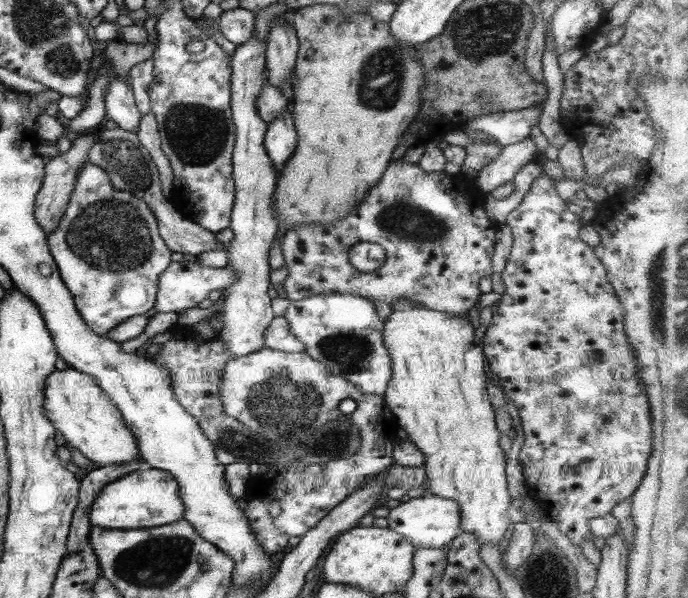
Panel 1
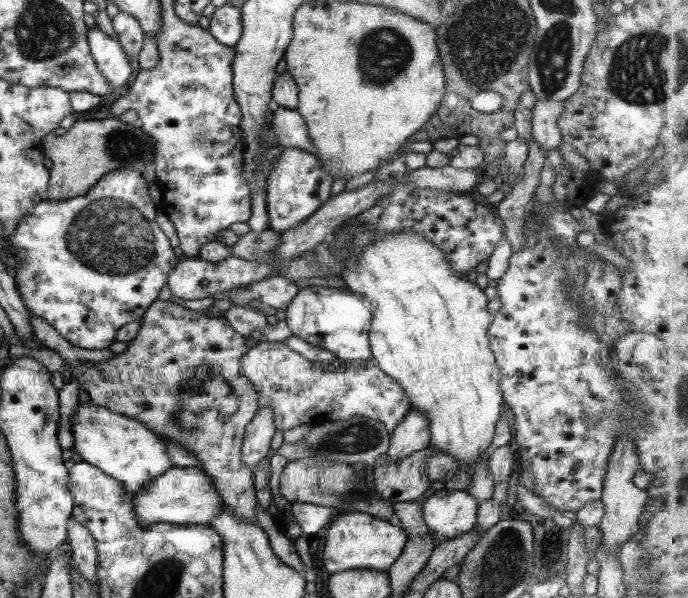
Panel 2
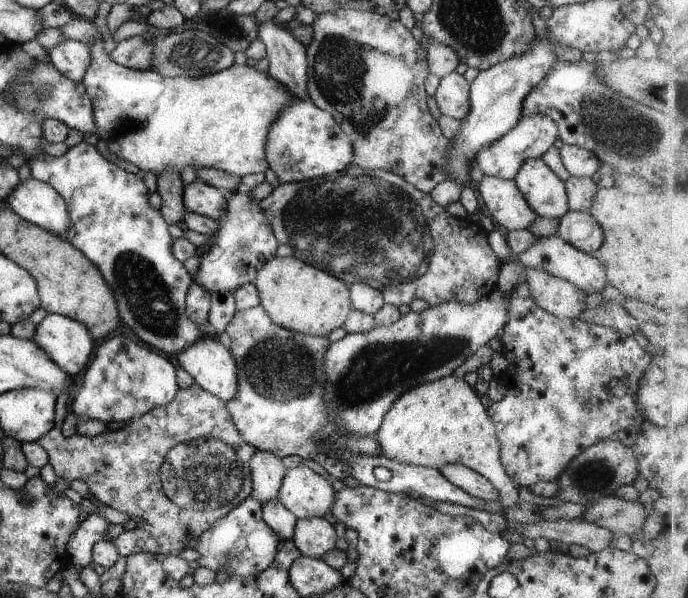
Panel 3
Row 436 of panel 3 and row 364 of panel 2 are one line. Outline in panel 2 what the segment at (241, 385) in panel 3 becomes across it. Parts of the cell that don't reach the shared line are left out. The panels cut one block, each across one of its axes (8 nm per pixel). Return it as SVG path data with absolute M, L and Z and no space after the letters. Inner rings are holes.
M259 341L242 355L241 363L245 377L254 385L258 394L258 410L268 406L272 410L272 422L278 431L288 431L304 424L318 424L322 421L347 420L352 416L364 416L382 422L388 433L400 425L408 412L411 412L405 390L393 378L390 378L374 362L374 358L365 366L352 365L352 362L335 360L334 362L311 361L289 348L283 342Z

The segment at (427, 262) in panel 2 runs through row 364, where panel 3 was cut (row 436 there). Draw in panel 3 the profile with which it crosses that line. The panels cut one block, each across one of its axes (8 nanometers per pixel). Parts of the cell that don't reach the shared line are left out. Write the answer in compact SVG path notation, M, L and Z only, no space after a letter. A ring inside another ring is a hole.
M452 374L407 390L392 403L375 435L383 456L399 463L437 469L454 463L471 468L487 478L498 492L496 501L510 508L505 514L508 524L533 523L541 518L536 505L520 499L519 486L508 476L500 460L495 422L487 413L487 406L481 402L475 387L468 385L463 378Z

